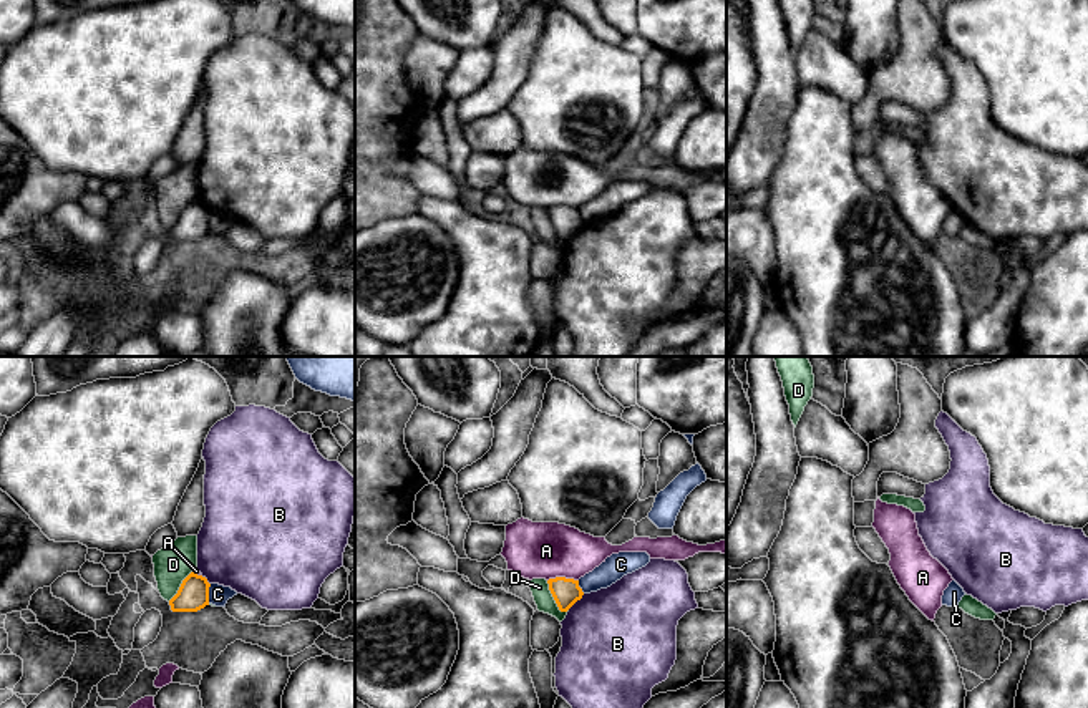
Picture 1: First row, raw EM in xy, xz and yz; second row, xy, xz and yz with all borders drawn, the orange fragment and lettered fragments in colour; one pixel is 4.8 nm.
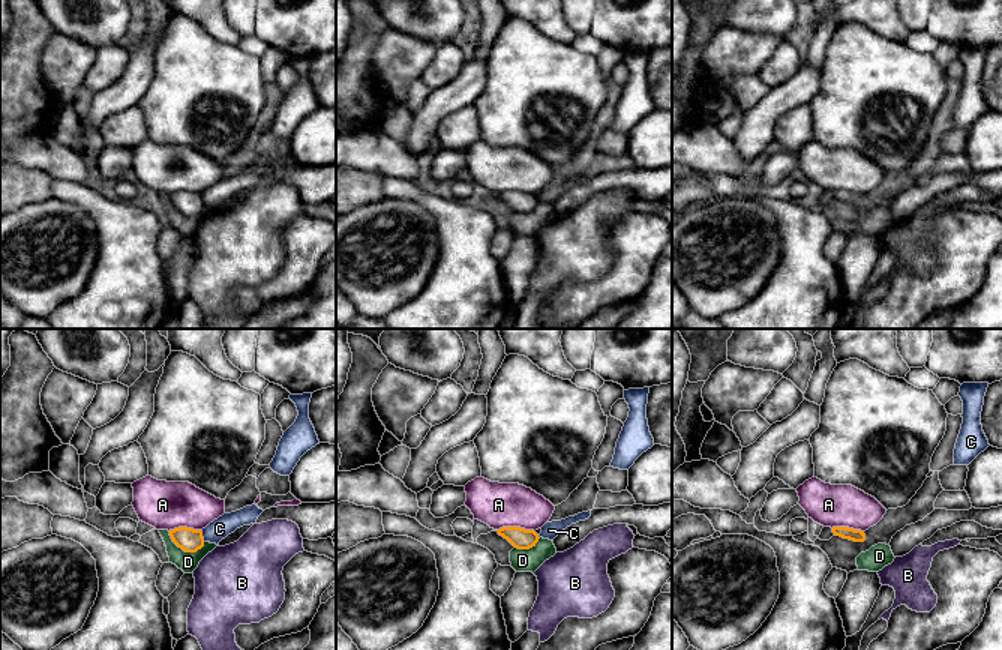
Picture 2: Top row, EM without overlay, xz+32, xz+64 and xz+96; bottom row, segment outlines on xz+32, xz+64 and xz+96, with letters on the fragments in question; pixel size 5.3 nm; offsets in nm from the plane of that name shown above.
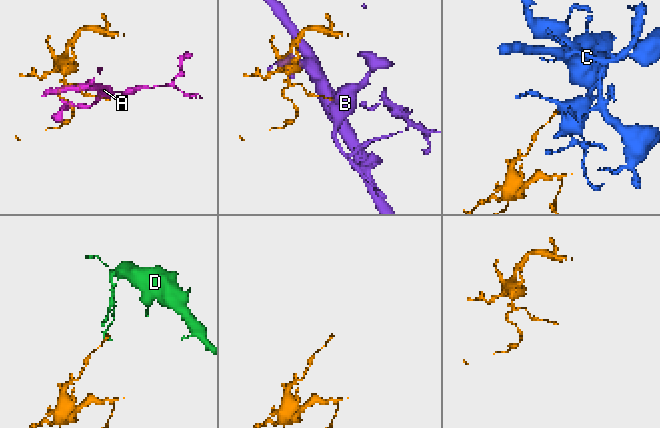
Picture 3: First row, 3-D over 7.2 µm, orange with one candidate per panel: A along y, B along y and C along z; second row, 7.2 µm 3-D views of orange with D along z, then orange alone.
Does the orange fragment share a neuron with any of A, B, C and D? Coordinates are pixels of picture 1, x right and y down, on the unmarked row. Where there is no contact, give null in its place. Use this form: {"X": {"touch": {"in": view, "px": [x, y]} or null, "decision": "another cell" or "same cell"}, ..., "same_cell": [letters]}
{"A": {"touch": {"in": "xz", "px": [563, 206]}, "decision": "another cell"}, "B": {"touch": {"in": "xz", "px": [576, 229]}, "decision": "another cell"}, "C": {"touch": {"in": "xy", "px": [208, 223]}, "decision": "another cell"}, "D": {"touch": {"in": "xz", "px": [554, 227]}, "decision": "another cell"}, "same_cell": []}

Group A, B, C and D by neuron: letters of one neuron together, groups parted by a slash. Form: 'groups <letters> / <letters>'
groups A / B / C / D

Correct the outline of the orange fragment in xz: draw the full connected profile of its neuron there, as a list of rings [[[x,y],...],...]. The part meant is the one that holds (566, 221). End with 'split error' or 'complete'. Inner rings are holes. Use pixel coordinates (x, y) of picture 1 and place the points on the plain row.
[[[556,206],[549,207],[547,212],[561,240],[567,240],[584,224],[579,209],[574,207]]]; complete

